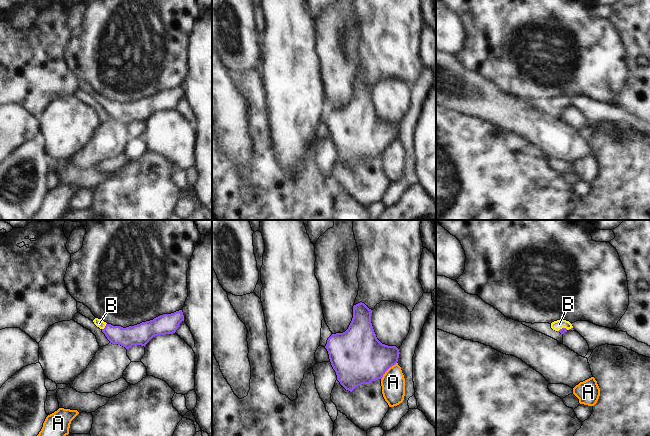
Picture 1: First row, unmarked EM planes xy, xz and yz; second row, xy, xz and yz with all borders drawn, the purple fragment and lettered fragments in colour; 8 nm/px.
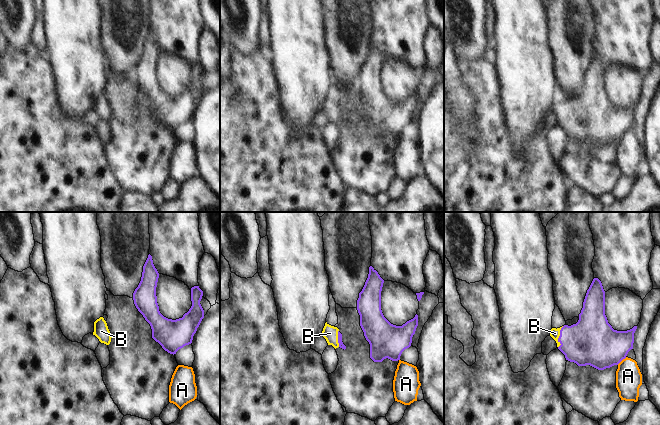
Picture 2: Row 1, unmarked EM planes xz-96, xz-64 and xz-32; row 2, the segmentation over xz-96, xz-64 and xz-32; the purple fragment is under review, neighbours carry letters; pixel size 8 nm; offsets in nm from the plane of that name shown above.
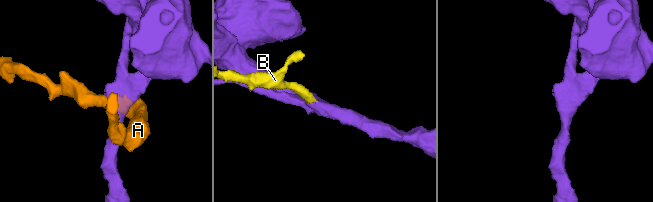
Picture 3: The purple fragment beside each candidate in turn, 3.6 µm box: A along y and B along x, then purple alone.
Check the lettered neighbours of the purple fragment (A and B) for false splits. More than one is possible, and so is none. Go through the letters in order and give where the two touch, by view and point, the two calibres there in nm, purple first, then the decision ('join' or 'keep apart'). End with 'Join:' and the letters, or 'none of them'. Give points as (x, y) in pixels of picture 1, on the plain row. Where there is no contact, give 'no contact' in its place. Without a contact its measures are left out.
A: contact xz (387, 145); calibres 420 and 190 nm; keep apart
B: contact xy (105, 102); calibres 160 and 70 nm; join
Join: B

